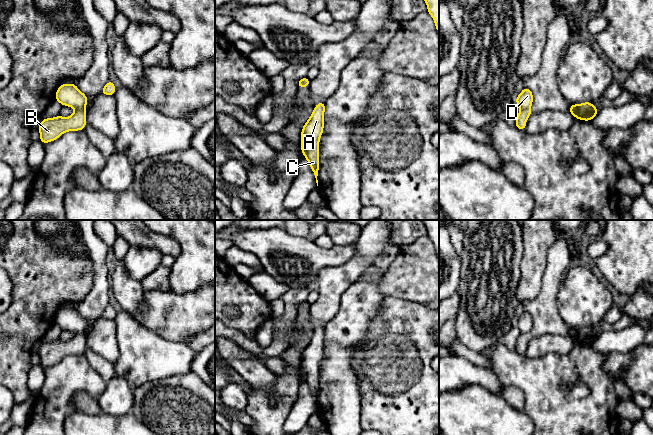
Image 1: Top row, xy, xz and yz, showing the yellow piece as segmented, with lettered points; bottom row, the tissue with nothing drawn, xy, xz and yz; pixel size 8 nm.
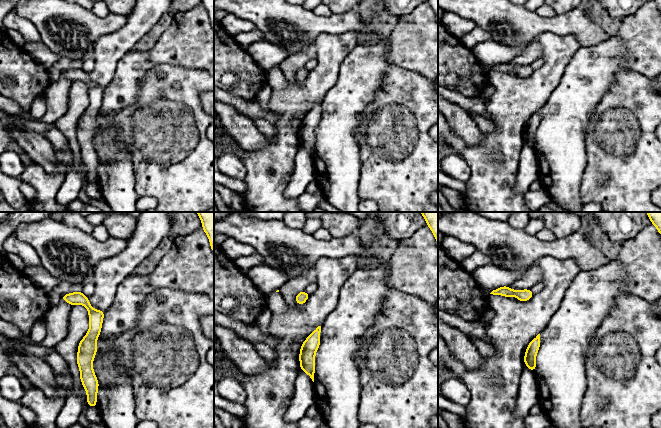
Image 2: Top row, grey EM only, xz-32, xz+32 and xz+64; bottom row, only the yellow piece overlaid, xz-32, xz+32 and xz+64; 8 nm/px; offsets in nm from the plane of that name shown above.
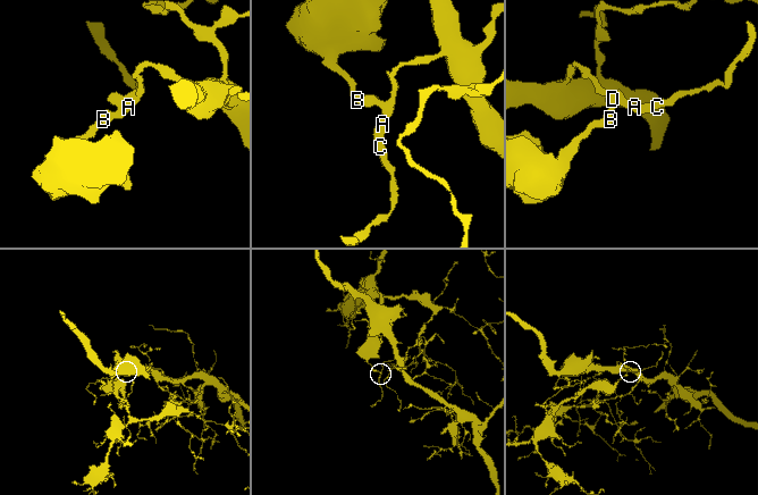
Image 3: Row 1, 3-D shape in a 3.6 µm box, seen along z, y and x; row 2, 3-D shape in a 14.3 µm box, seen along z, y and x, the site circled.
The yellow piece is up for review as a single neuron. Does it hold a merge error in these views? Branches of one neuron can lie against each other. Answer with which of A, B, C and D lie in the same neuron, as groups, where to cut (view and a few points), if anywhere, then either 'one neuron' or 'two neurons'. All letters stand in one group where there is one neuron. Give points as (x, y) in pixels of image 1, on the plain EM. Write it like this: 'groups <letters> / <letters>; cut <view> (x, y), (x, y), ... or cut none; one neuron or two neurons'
groups A C D / B; cut xy (84, 331), (76, 334); two neurons

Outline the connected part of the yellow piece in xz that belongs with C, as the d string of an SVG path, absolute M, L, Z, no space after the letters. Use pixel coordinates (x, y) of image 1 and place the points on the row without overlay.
M319 326L301 355L301 375L313 395L318 410L319 365L324 353L325 326Z

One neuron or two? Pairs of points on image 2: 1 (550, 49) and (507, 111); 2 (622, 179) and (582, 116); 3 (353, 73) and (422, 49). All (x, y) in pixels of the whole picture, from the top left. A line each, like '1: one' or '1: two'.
1: one
2: two
3: two

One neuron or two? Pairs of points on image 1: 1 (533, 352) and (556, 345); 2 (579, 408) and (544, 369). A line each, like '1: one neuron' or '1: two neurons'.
1: one neuron
2: one neuron

